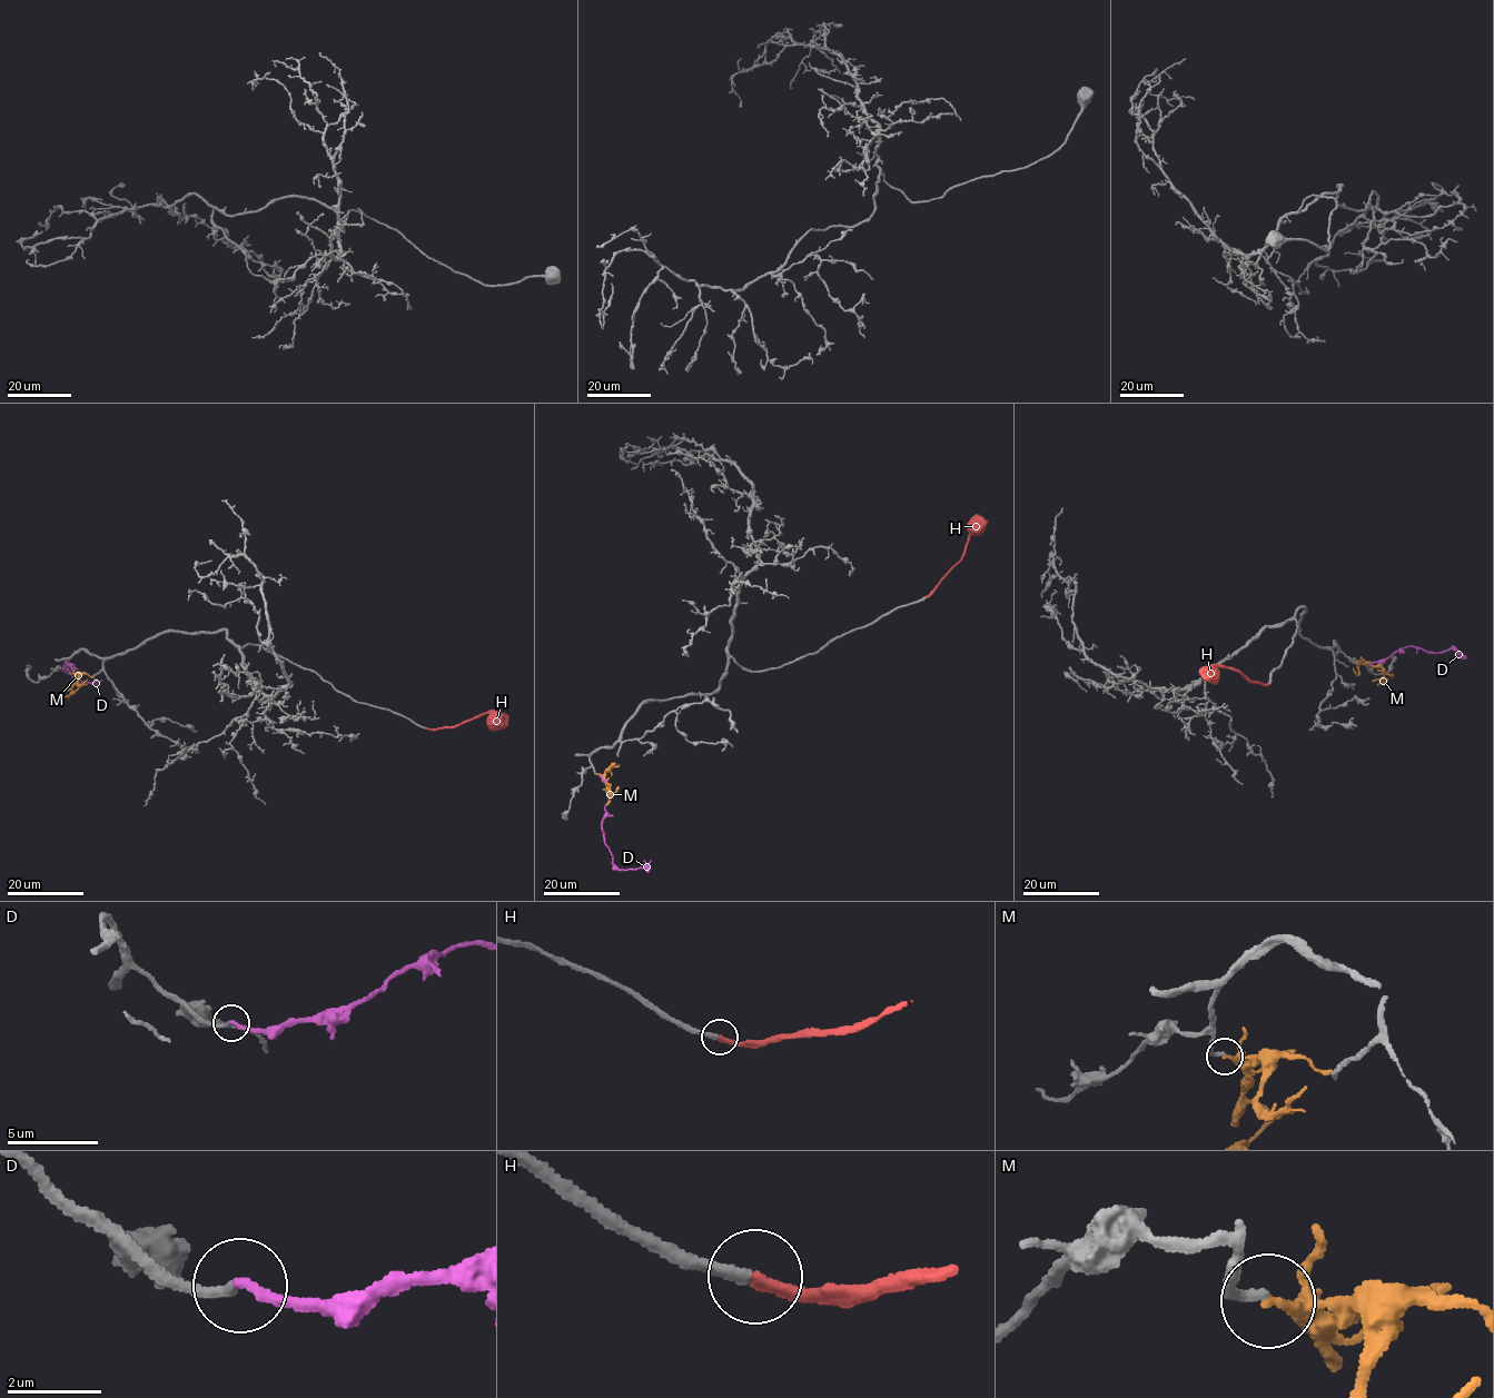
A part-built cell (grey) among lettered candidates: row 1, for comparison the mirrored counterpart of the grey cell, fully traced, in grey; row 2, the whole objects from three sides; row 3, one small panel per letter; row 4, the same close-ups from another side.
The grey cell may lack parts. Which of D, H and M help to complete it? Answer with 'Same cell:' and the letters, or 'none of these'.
Same cell: D, H

